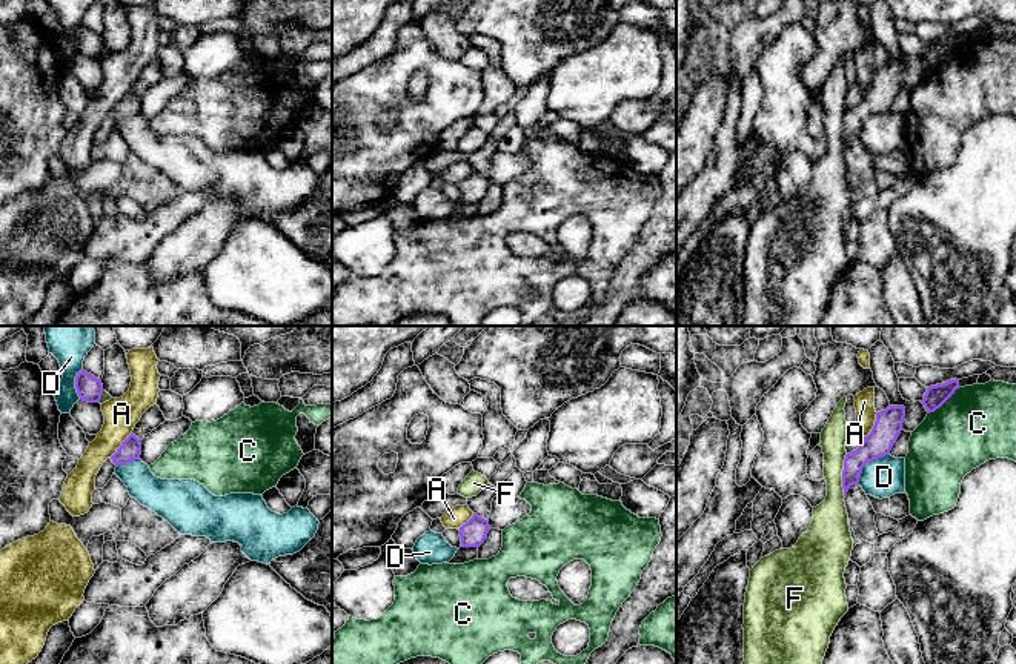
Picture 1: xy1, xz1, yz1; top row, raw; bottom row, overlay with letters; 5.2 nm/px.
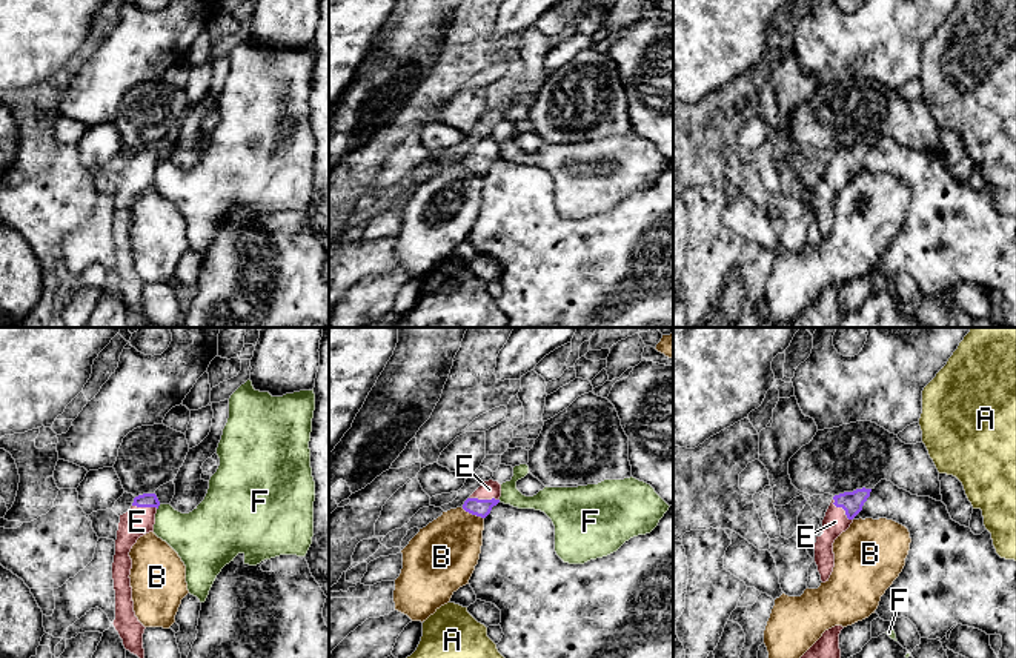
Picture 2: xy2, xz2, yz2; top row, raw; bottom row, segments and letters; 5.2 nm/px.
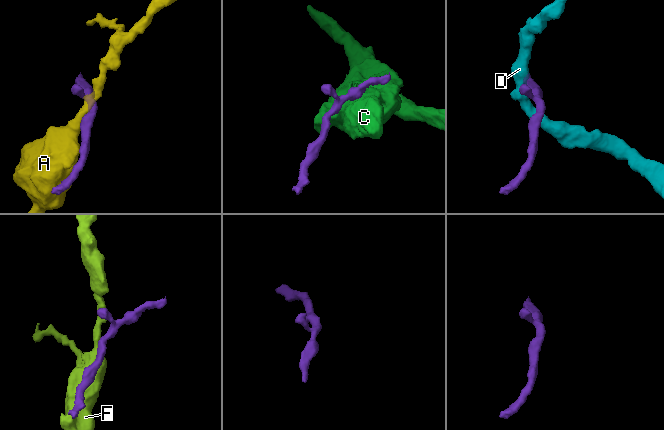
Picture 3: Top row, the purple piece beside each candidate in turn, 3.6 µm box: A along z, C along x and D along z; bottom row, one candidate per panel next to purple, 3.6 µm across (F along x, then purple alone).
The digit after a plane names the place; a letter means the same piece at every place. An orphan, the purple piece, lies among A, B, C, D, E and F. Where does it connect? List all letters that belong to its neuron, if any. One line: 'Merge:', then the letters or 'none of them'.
Merge: E

